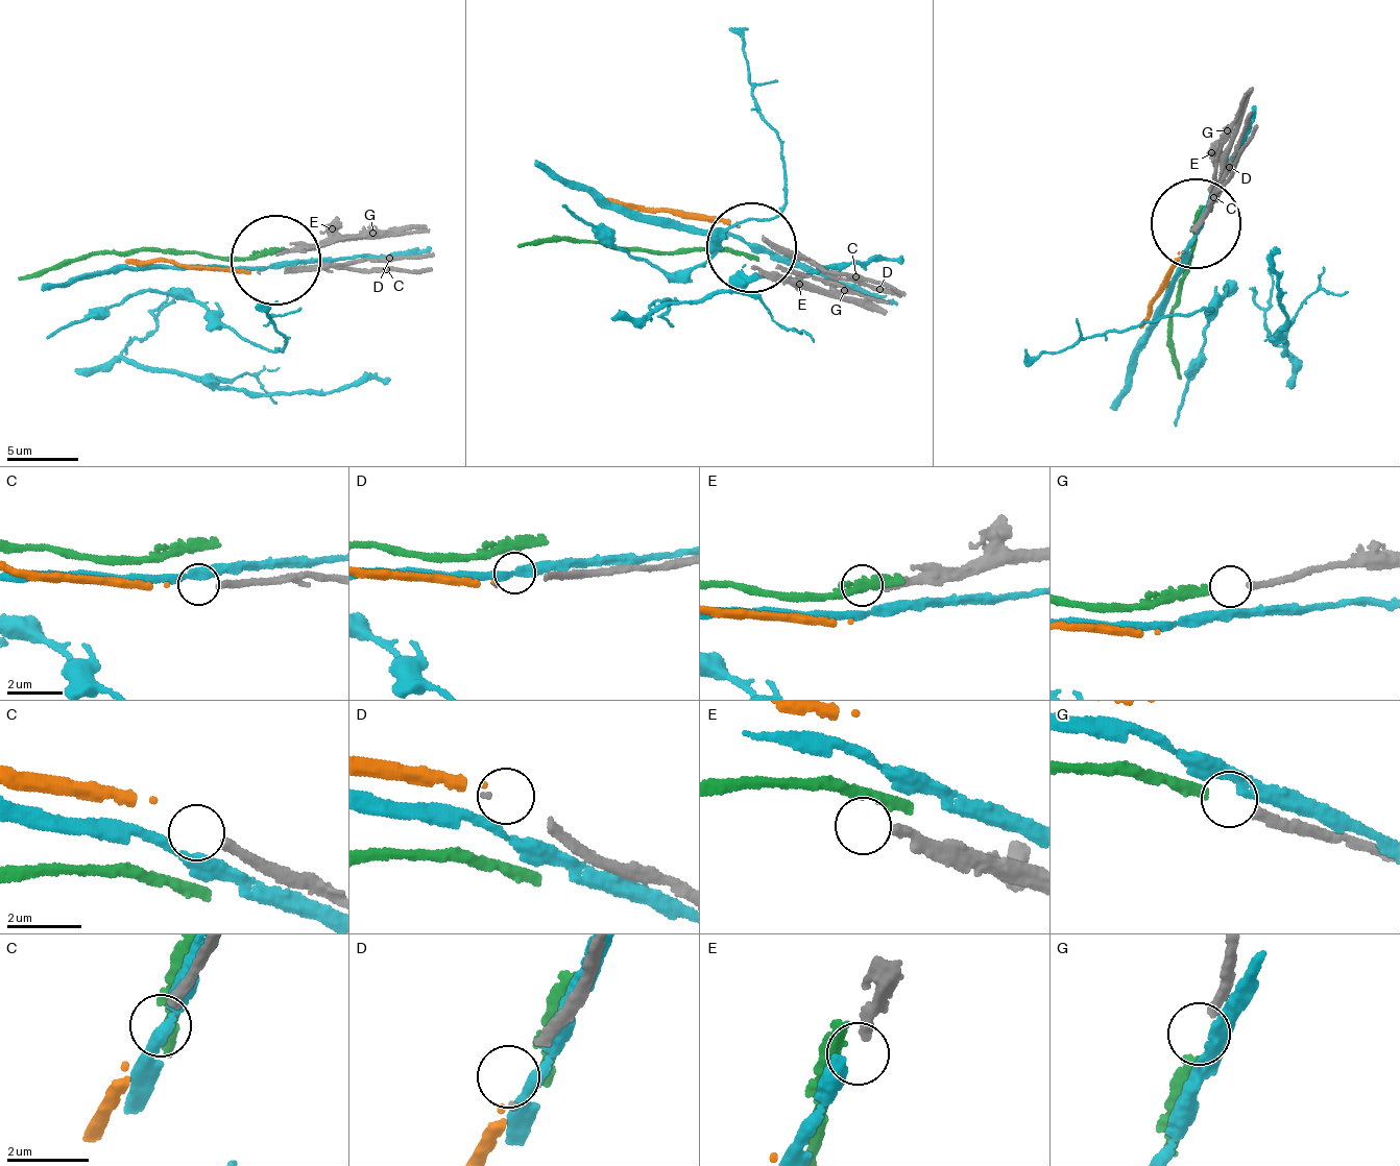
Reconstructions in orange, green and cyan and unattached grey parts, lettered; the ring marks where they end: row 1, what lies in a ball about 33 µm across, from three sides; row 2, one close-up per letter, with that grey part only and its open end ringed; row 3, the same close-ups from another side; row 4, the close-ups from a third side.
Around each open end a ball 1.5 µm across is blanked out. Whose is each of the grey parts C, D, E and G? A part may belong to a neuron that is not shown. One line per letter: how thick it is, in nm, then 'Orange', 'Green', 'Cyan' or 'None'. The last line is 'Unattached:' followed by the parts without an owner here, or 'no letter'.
C: Thickness 240 nm. None
D: Thickness 50 nm. Orange
E: Thickness 280 nm. None
G: Thickness 260 nm. Green
Unattached: C, E

